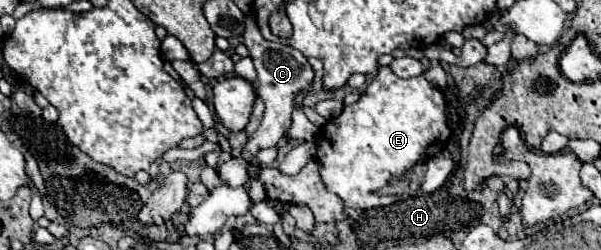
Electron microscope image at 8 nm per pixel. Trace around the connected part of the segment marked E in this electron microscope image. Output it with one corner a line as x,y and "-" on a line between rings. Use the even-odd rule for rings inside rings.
380,67
378,75
374,81
366,87
366,91
360,95
360,99
348,107
344,107
342,115
330,119
322,131
316,135
316,145
318,145
318,161
322,163
320,175
322,181
330,191
334,191
346,207
354,209
372,209
372,207
384,207
400,197
396,195
374,195
380,187
388,185
394,175
400,175
402,171
410,169
418,161
428,161
436,151
444,149
452,131
446,121
446,101
444,93
428,83
422,75
410,77
410,79
400,79
396,77
390,67

